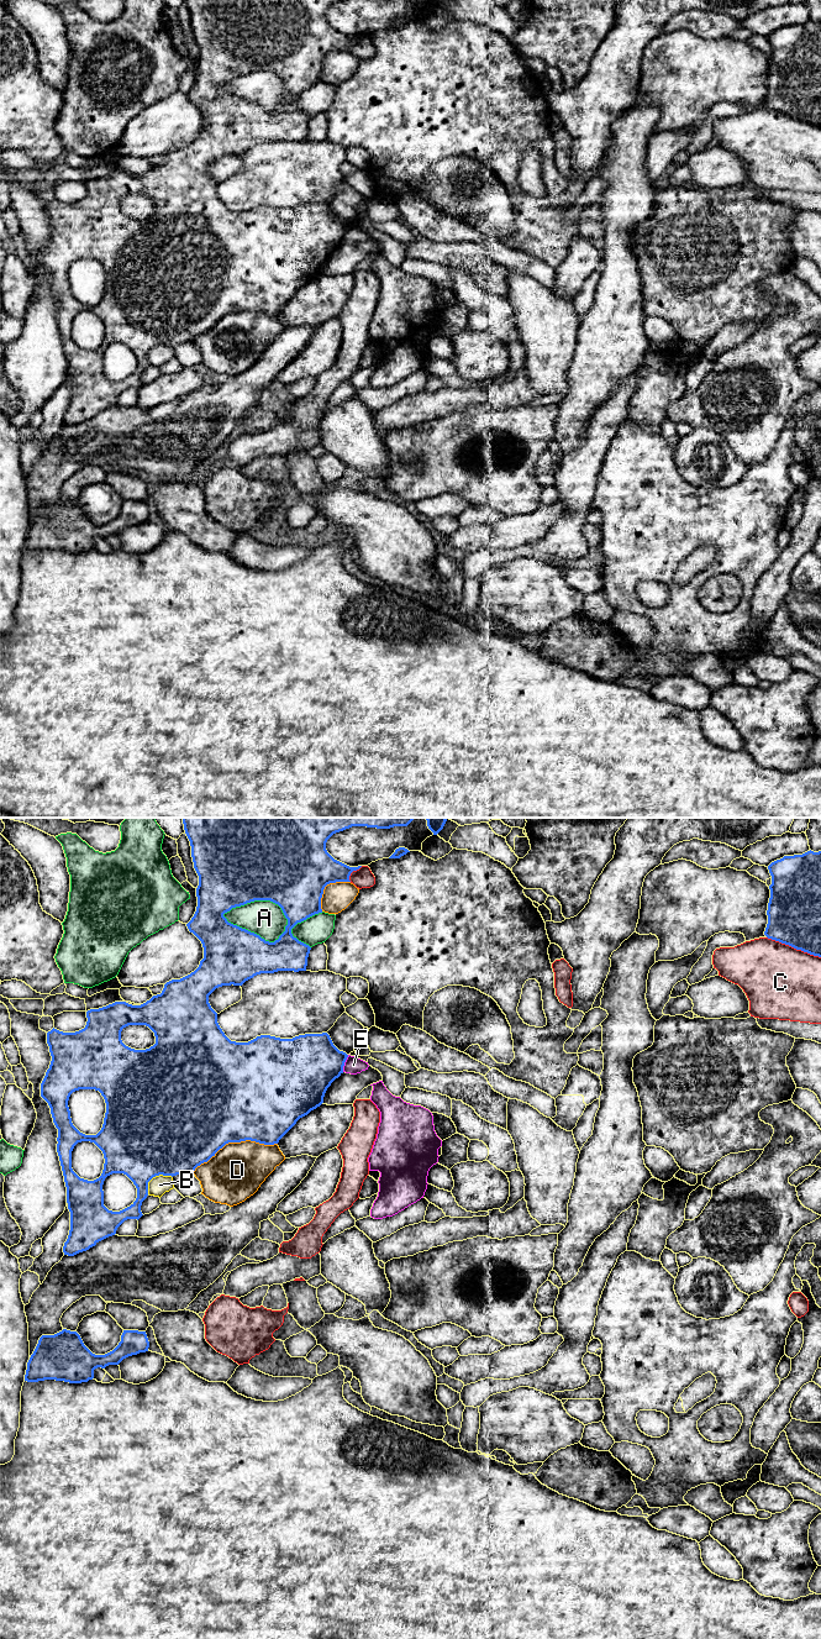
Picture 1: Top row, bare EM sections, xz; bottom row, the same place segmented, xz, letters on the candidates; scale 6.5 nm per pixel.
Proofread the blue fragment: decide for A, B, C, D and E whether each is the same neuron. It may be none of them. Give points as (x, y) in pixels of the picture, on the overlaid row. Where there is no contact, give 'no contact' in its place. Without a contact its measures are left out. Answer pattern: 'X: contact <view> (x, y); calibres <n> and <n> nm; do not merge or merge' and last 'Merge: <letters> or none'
A: contact xz (259, 899); calibres 500 and 240 nm; do not merge
B: contact xz (154, 1176); calibres 500 and 120 nm; do not merge
C: contact xz (794, 947); calibres 360 and 480 nm; do not merge
D: contact xz (233, 1141); calibres 500 and 360 nm; do not merge
E: contact xz (343, 1064); calibres 400 and 110 nm; do not merge
Merge: none

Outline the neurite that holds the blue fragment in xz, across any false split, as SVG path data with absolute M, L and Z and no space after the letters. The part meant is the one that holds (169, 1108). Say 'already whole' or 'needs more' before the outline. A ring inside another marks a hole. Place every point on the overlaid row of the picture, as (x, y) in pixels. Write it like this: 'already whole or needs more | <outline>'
already whole | M181 818L190 841L194 868L199 876L198 907L186 924L202 944L204 958L190 975L164 984L160 994L141 1005L115 1002L86 1012L86 1025L75 1033L52 1029L47 1044L52 1061L41 1083L41 1097L48 1103L53 1123L58 1129L57 1152L67 1187L70 1212L70 1230L63 1246L64 1255L74 1256L116 1234L127 1219L140 1219L142 1202L148 1196L148 1182L159 1175L177 1176L194 1172L228 1142L246 1140L264 1145L278 1144L296 1124L323 1103L331 1083L343 1073L348 1055L340 1051L327 1033L305 1034L293 1039L260 1035L248 1042L231 1041L217 1023L217 1013L209 1003L209 996L222 986L242 986L260 973L278 971L306 971L311 947L293 936L291 929L307 918L322 913L321 898L330 883L351 882L349 876L358 867L349 867L335 860L326 850L327 840L336 832L352 826L390 829L407 826L415 818ZM254 900L278 904L288 925L274 942L227 921L225 913ZM128 1025L146 1025L156 1036L156 1044L146 1050L135 1050L121 1040L121 1031ZM79 1089L95 1089L106 1103L101 1130L96 1135L80 1133L72 1123L69 1097ZM78 1142L94 1142L104 1154L102 1173L94 1181L80 1178L72 1168L72 1151ZM112 1173L126 1175L137 1188L136 1201L120 1212L104 1205L102 1184Z

